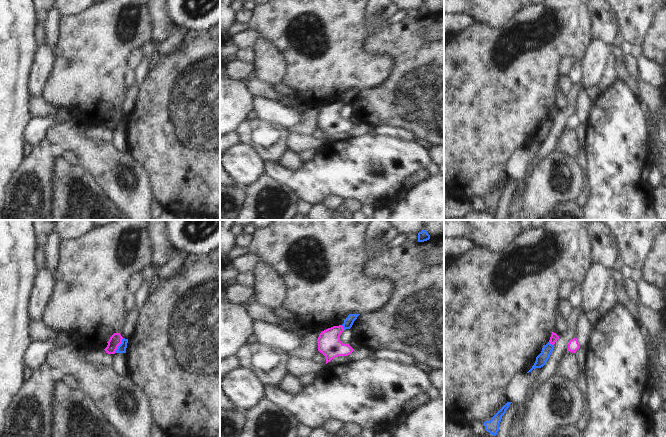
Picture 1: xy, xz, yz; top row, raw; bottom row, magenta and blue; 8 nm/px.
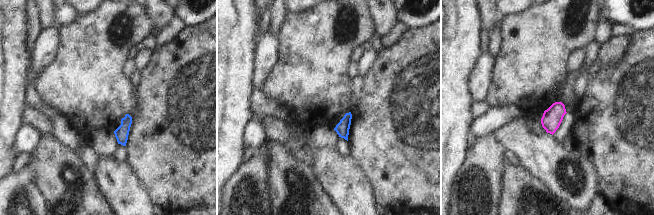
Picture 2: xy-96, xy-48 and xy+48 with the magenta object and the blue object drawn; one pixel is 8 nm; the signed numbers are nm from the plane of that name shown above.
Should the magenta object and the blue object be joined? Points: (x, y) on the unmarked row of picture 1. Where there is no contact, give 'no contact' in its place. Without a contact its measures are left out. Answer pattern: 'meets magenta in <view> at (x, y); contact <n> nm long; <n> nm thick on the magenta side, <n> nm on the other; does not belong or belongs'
meets magenta in xy at (119, 120); contact 140 nm long; 100 nm thick on the magenta side, 70 nm on the other; does not belong

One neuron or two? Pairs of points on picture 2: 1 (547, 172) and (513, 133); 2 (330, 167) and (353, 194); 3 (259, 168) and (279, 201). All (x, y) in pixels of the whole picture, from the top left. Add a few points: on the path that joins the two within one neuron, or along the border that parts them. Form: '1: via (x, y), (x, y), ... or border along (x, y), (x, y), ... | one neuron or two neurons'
1: via (542, 162), (523, 143) | one neuron
2: via (337, 174), (347, 187) | one neuron
3: border along (267, 156), (267, 193), (268, 200), (271, 203) | two neurons

